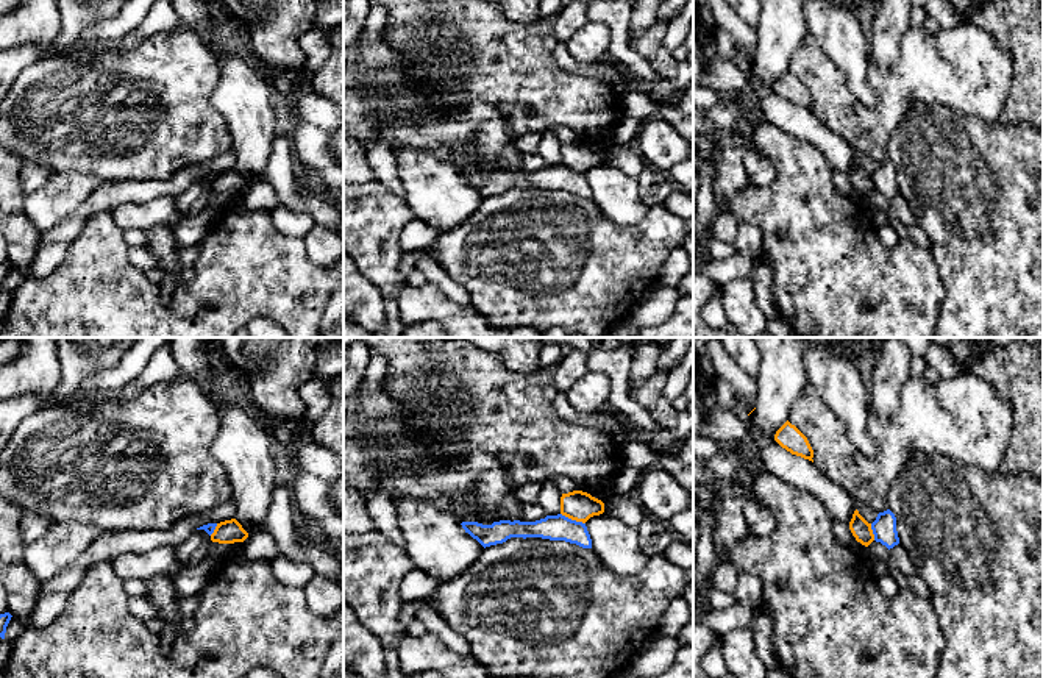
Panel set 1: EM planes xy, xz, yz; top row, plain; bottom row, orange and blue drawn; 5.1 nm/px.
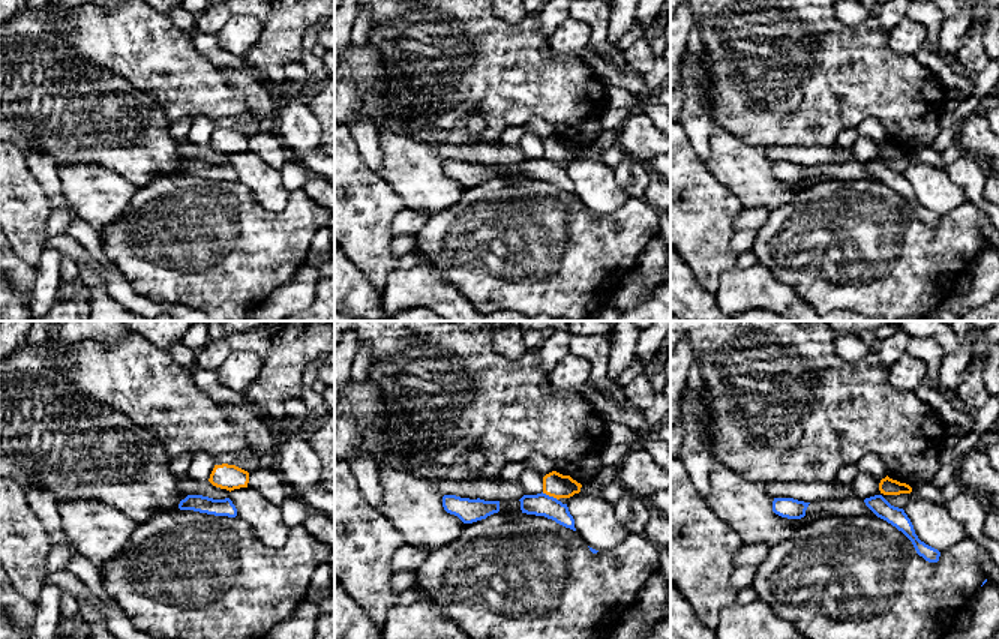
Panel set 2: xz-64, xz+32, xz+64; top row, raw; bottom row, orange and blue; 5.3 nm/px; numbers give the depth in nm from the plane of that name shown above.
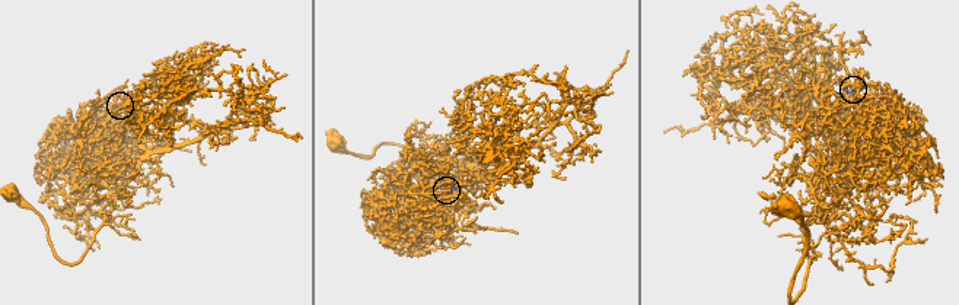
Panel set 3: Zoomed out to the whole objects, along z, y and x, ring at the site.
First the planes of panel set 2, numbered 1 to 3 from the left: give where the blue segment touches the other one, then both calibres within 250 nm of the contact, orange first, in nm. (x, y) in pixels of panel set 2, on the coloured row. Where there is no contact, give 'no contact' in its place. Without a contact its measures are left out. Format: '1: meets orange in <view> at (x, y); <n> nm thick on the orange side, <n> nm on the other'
1: no contact
2: meets orange in xz+32 at (549, 495); 130 nm thick on the orange side, 120 nm on the other
3: no contact

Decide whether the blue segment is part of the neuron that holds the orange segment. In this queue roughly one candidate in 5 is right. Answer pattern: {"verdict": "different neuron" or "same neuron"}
{"verdict": "different neuron"}

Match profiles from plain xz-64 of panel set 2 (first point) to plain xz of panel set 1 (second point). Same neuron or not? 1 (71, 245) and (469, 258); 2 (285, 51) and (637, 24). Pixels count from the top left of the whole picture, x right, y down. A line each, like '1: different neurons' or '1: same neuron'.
1: different neurons
2: different neurons

